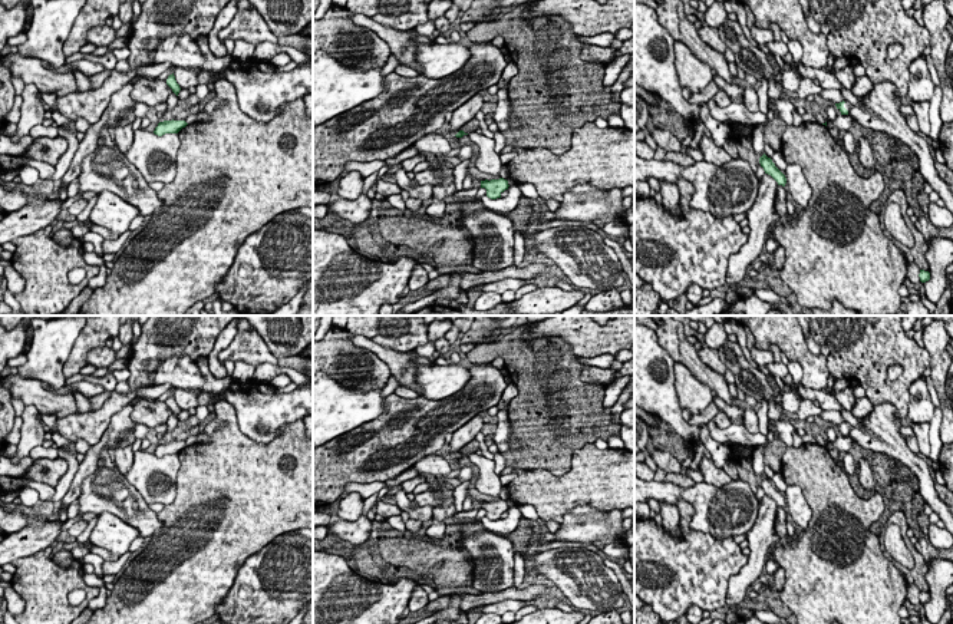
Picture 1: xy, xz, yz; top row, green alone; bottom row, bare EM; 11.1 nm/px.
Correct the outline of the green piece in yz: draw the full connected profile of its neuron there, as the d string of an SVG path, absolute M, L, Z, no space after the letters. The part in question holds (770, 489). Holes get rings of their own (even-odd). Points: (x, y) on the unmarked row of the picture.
M765 475L759 479L759 485L764 489L765 495L771 496L778 506L785 508L787 499L785 496L775 488L771 479L768 479Z

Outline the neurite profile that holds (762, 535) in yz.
M768 495L759 502L756 522L746 534L748 562L728 580L728 607L739 605L746 597L746 590L765 572L766 554L781 539L775 532L776 509L778 504Z

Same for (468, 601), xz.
M534 584L524 590L511 587L508 590L499 591L499 592L482 592L479 595L456 592L452 595L461 597L459 610L466 613L468 610L475 608L478 605L488 605L488 604L494 604L498 601L504 601L504 600L531 601L532 598L541 595L541 594L545 594L547 591L550 591L550 590L547 590L543 585Z

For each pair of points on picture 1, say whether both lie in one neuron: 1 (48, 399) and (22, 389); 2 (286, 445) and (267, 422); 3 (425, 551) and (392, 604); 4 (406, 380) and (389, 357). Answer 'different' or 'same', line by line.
1: same
2: different
3: different
4: same

